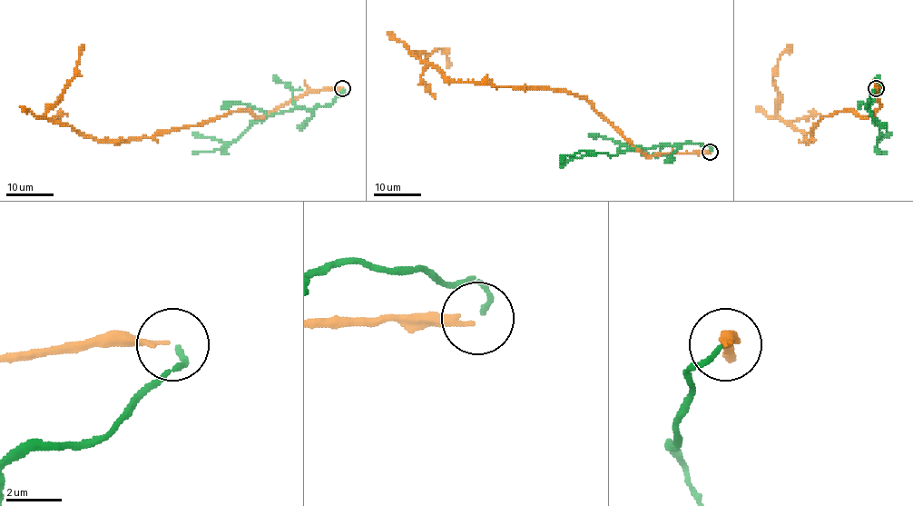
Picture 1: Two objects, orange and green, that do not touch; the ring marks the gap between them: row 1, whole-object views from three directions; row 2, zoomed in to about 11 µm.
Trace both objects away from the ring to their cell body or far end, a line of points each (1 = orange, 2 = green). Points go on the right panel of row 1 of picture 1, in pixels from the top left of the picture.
1: (877, 88), (880, 105), (866, 116), (839, 111), (805, 139), (777, 114), (773, 76), (790, 44)
2: (875, 89), (870, 93), (867, 105), (880, 130), (875, 148), (886, 153)

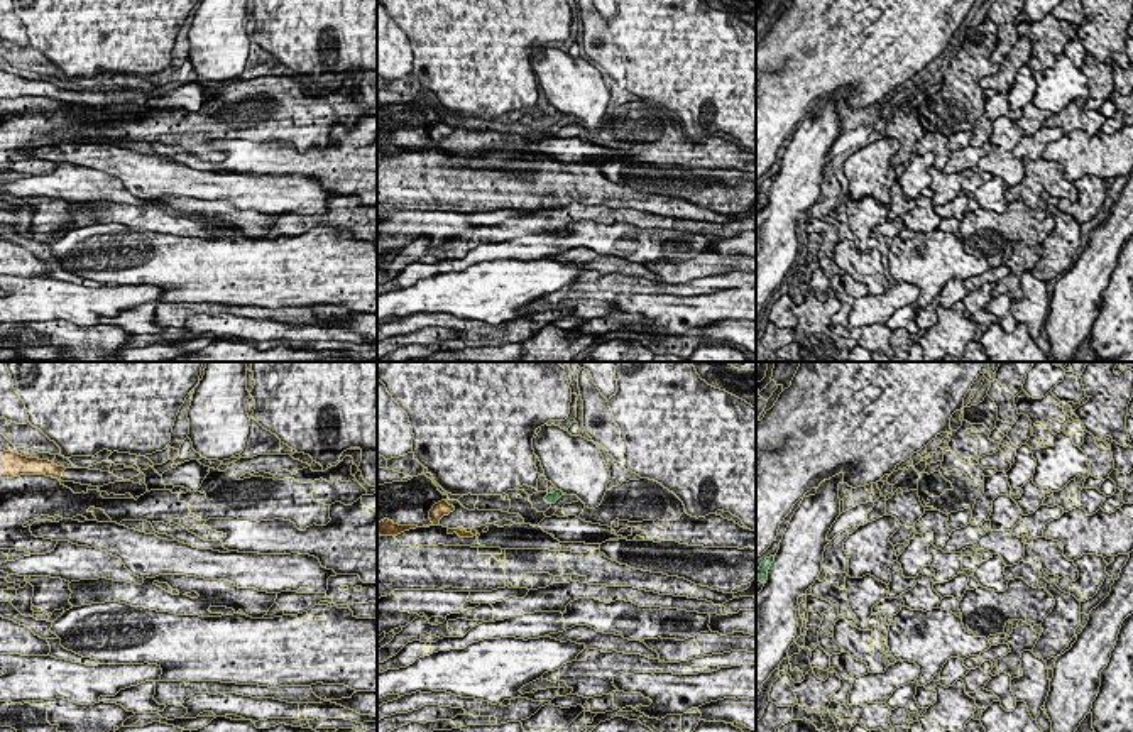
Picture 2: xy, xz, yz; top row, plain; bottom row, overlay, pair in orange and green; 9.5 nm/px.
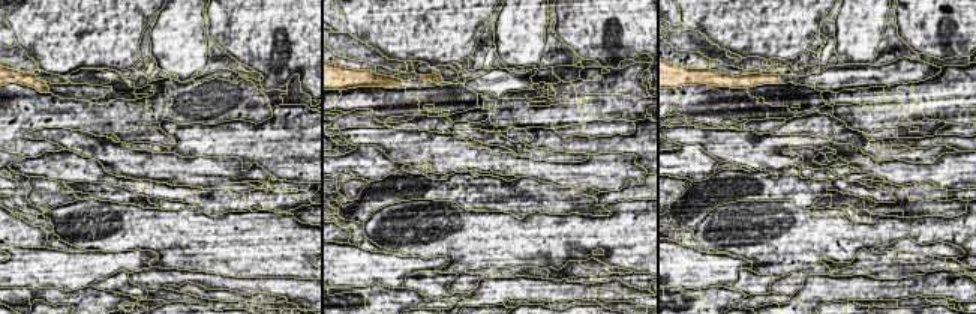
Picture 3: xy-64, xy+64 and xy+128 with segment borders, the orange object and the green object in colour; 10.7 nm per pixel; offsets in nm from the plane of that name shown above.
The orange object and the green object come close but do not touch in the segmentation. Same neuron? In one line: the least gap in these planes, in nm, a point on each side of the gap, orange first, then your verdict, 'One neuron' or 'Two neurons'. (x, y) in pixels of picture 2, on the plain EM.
Distance 700 nm. Across: xz (479, 156), (545, 120). Two neurons

